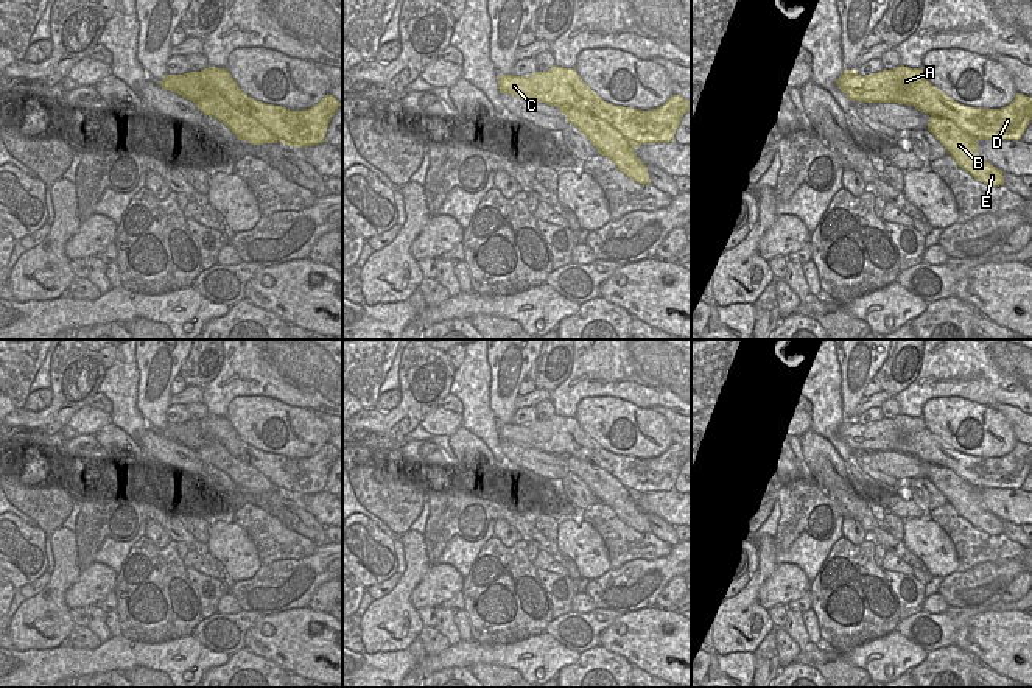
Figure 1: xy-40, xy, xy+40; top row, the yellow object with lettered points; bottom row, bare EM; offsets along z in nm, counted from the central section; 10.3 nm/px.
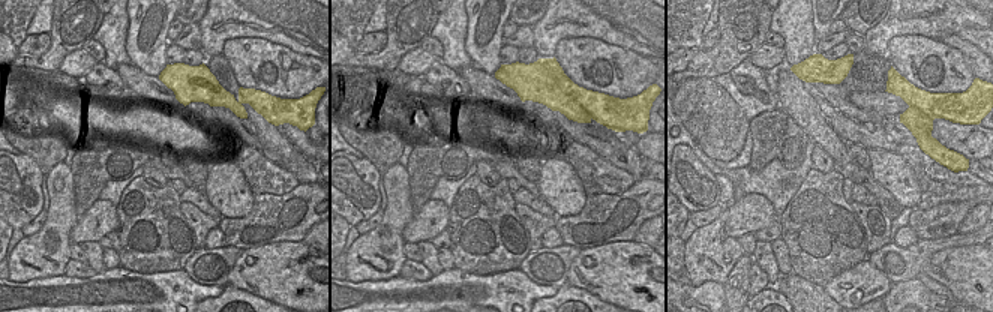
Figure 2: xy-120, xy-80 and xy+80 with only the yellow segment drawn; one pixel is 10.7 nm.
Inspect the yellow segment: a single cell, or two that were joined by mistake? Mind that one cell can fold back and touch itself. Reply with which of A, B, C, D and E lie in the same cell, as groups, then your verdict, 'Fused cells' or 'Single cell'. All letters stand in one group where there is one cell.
Groups: A C D / B E. Fused cells

